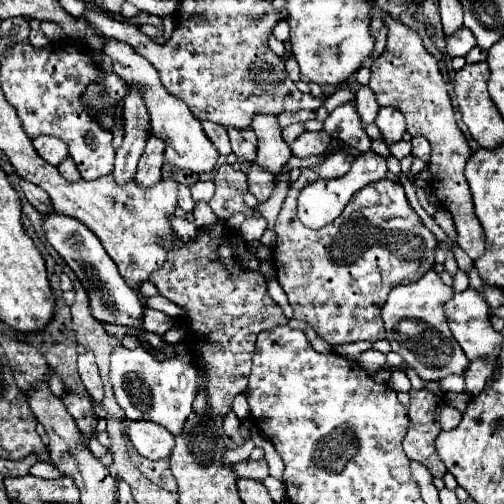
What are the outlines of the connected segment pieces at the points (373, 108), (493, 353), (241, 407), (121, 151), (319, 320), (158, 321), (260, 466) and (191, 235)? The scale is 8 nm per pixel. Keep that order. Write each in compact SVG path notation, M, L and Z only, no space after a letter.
M363 85L355 93L355 101L357 101L357 111L361 115L361 121L373 123L377 119L377 113L379 113L379 103L375 99L375 93L367 85Z
M467 287L465 291L453 293L451 301L445 303L445 315L447 315L453 337L459 341L459 345L465 351L465 355L469 357L469 361L473 361L477 357L491 357L491 359L497 357L497 353L501 351L501 335L495 333L489 323L489 305L481 291Z
M241 393L233 399L233 411L239 419L245 419L249 415L249 405L247 405L247 397Z
M129 87L129 93L125 97L123 117L125 117L125 137L123 137L121 147L117 149L115 169L111 173L115 183L119 183L119 185L133 179L137 161L145 149L147 133L151 131L149 113L141 99L139 87Z
M341 143L339 149L327 153L319 165L301 169L297 181L291 183L289 195L281 207L281 213L275 223L277 241L273 245L273 263L277 269L277 281L281 283L283 291L289 297L293 307L293 317L311 325L321 339L325 339L331 347L353 343L353 341L377 341L385 339L385 327L381 319L381 307L389 295L389 291L397 285L407 285L421 279L431 267L437 251L437 237L423 225L421 217L409 205L401 183L391 179L375 181L363 189L359 189L351 201L347 203L345 211L323 229L307 229L297 217L297 197L307 183L315 183L315 179L337 179L343 177L355 157L347 151L349 145Z
M147 309L145 311L145 317L143 317L143 327L147 331L153 331L153 333L163 335L169 329L169 317L165 313L161 313L161 311Z
M265 459L241 461L241 463L235 463L233 469L235 469L237 477L249 477L249 479L257 479L257 481L263 481L265 477L269 477L269 465Z
M173 215L171 225L173 225L173 229L177 231L177 235L179 235L181 239L185 239L185 241L197 239L197 235L199 235L199 227L197 227L195 223L189 223L187 219L181 219L181 217L175 217L175 215Z

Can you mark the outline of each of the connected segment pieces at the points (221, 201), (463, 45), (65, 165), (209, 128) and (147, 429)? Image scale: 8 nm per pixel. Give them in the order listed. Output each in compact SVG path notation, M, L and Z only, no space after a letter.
M225 163L215 173L213 183L215 195L209 201L209 207L219 219L229 219L235 213L243 213L246 217L253 214L253 210L243 203L243 195L247 191L247 175L243 171L235 171Z
M467 27L459 29L455 35L447 37L445 41L447 41L447 53L451 57L455 57L455 55L465 57L475 47L475 37L473 37L473 33Z
M65 159L57 169L59 169L59 173L61 173L67 181L79 181L79 179L81 179L79 169L75 167L75 161L73 161L73 159Z
M201 121L201 125L203 125L203 131L205 131L207 139L219 151L219 155L229 155L231 153L231 145L229 145L227 129L223 125L217 125L217 123L211 123L211 121Z
M139 421L139 423L129 423L127 435L133 443L133 447L147 459L163 459L169 457L175 441L173 435L165 429L159 427L157 423L151 421Z

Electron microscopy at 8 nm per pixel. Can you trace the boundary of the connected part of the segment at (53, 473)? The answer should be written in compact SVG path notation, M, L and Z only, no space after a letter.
M37 461L31 469L29 469L31 475L35 477L45 477L45 479L57 479L57 477L63 477L61 471L57 471L57 467L53 463L47 463L47 461Z

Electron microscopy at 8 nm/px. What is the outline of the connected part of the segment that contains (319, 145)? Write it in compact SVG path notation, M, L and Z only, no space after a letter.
M305 131L303 135L299 135L299 139L295 139L295 143L291 145L291 151L295 157L311 157L311 155L321 155L323 151L327 151L331 145L331 137L325 131Z

